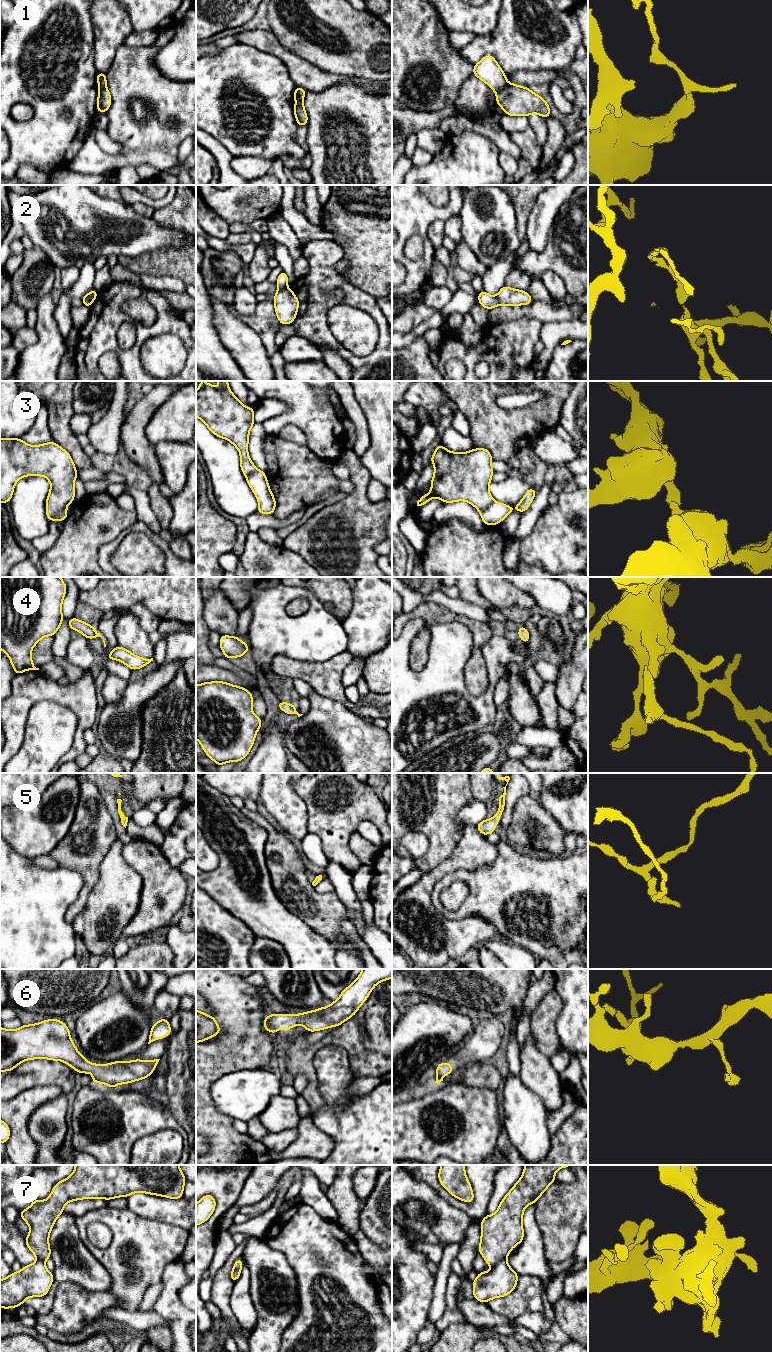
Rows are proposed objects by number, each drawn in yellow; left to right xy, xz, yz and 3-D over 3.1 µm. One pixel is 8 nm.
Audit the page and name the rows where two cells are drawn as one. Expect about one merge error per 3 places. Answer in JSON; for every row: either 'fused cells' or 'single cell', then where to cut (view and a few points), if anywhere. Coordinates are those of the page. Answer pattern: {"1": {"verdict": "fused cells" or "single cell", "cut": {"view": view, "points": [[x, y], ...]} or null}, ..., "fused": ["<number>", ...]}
{"1": {"verdict": "fused cells", "cut": {"view": "yz", "points": [[508, 83], [496, 93]]}}, "2": {"verdict": "fused cells", "cut": {"view": "xz", "points": [[287, 288], [278, 290]]}}, "3": {"verdict": "fused cells", "cut": {"view": "xy", "points": [[65, 508], [53, 519]]}}, "4": {"verdict": "single cell", "cut": null}, "5": {"verdict": "single cell", "cut": null}, "6": {"verdict": "single cell", "cut": null}, "7": {"verdict": "fused cells", "cut": {"view": "yz", "points": [[505, 1258], [493, 1266]]}}, "fused": ["1", "2", "3", "7"]}

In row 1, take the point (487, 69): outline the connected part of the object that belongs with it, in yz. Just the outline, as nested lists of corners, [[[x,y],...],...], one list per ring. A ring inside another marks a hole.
[[[485,55],[473,67],[473,75],[485,82],[495,93],[508,85],[506,74],[493,55]]]

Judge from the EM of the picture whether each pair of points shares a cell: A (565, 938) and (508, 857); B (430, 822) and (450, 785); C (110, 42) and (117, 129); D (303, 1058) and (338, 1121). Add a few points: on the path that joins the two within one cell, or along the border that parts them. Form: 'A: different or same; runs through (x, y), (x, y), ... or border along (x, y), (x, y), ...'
A: same; runs through (565, 918), (565, 914), (528, 877)
B: same; runs through (434, 813), (438, 797), (441, 794)
C: different; border along (123, 43), (116, 50), (113, 62), (106, 73)
D: different; border along (313, 1063), (324, 1100), (319, 1109)

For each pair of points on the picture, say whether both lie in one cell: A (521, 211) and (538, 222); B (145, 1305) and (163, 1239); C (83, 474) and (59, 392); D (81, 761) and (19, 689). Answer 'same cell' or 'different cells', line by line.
A: different cells
B: different cells
C: different cells
D: different cells

